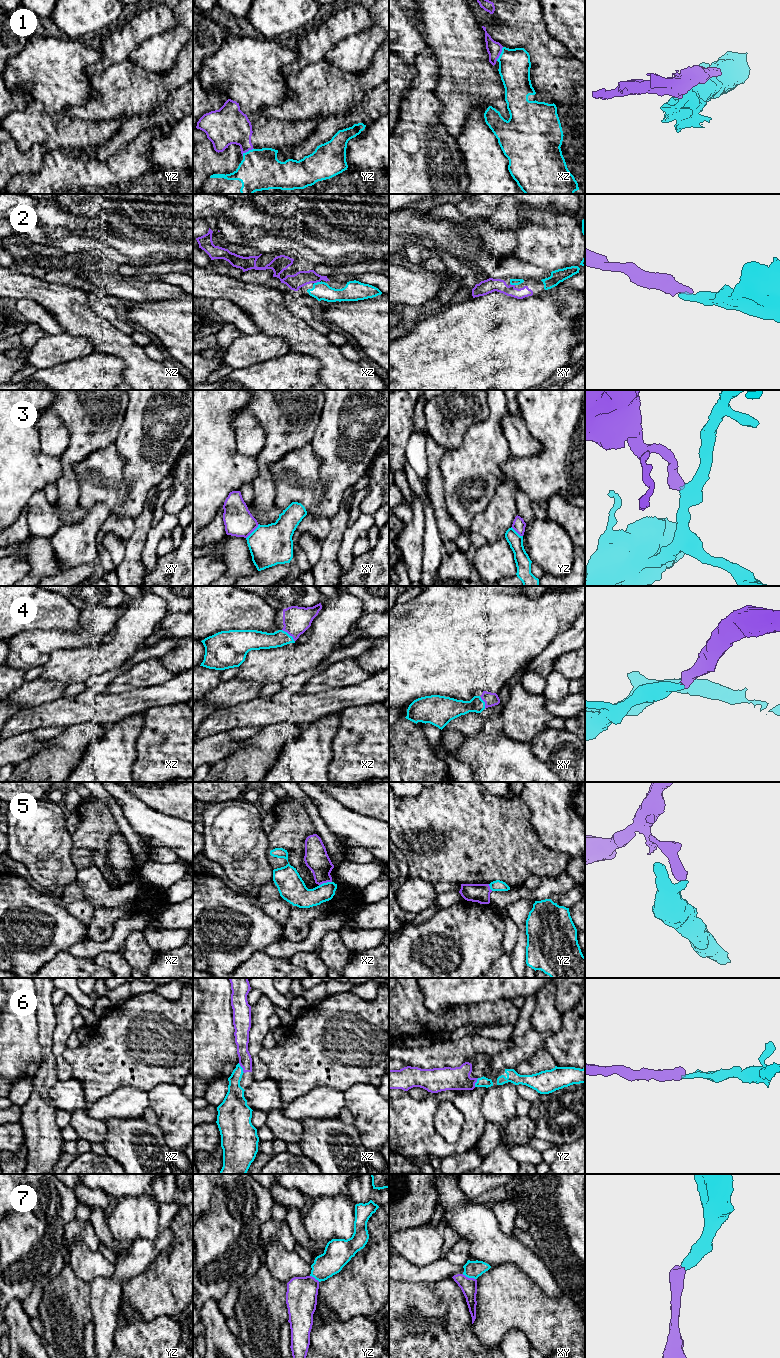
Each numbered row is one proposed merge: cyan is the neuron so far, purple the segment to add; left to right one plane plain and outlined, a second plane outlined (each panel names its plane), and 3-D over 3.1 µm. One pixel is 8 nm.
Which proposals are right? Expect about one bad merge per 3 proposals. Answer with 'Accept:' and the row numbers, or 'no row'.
Accept: 2, 4, 6, 7

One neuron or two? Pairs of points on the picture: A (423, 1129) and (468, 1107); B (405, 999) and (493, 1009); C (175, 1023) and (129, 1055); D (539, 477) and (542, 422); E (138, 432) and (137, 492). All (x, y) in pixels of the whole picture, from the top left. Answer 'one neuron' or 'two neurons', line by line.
A: one neuron
B: one neuron
C: one neuron
D: one neuron
E: one neuron

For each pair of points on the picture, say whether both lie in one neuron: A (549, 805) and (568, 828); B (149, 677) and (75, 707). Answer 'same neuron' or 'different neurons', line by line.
A: same neuron
B: different neurons

